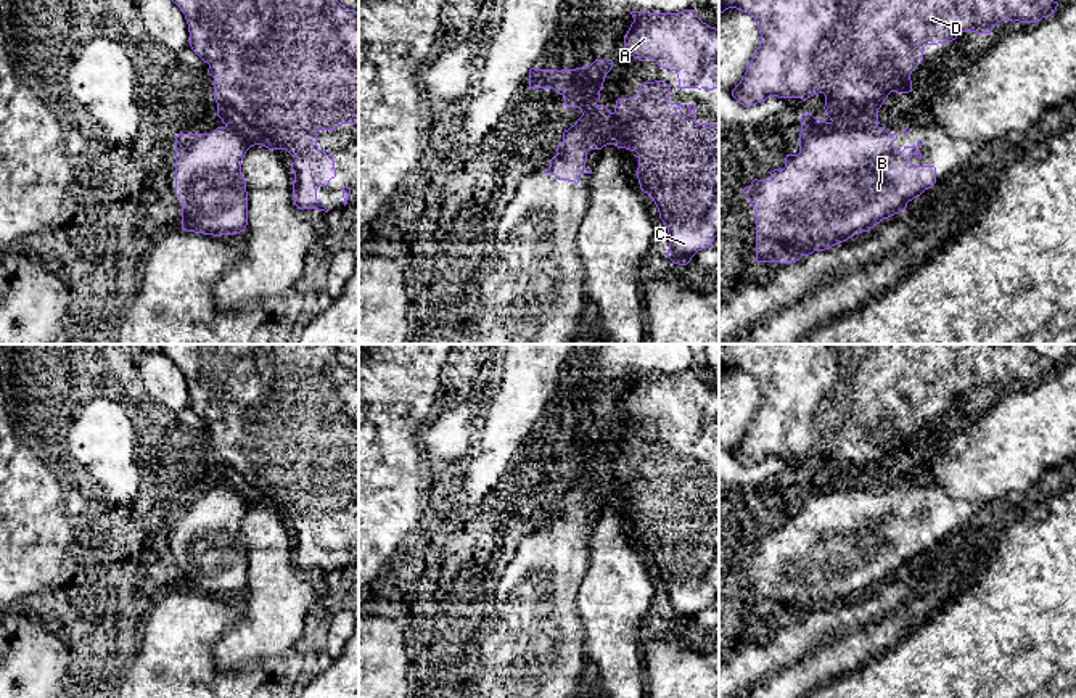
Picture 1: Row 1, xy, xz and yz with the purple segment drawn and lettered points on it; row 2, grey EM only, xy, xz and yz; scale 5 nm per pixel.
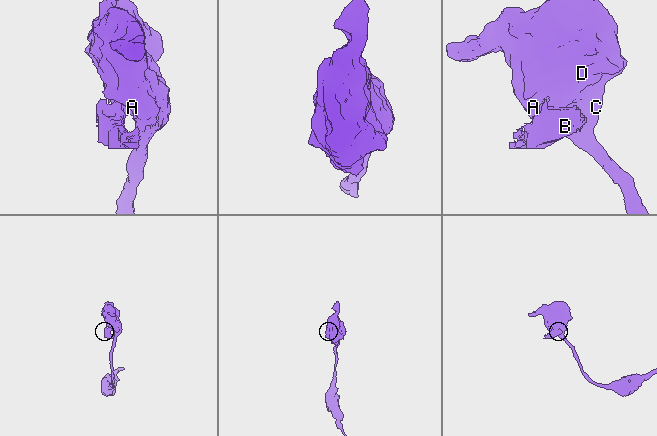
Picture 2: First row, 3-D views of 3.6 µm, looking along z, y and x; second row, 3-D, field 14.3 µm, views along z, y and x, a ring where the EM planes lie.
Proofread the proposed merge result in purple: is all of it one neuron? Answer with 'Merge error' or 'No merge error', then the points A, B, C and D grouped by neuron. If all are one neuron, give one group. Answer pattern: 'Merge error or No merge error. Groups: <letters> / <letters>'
Merge error. Groups: A C D / B

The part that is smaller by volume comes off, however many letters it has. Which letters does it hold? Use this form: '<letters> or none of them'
B

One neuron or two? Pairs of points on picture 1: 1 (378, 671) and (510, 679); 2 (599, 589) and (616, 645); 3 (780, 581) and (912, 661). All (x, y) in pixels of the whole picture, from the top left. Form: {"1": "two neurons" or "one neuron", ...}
{"1": "two neurons", "2": "one neuron", "3": "two neurons"}

